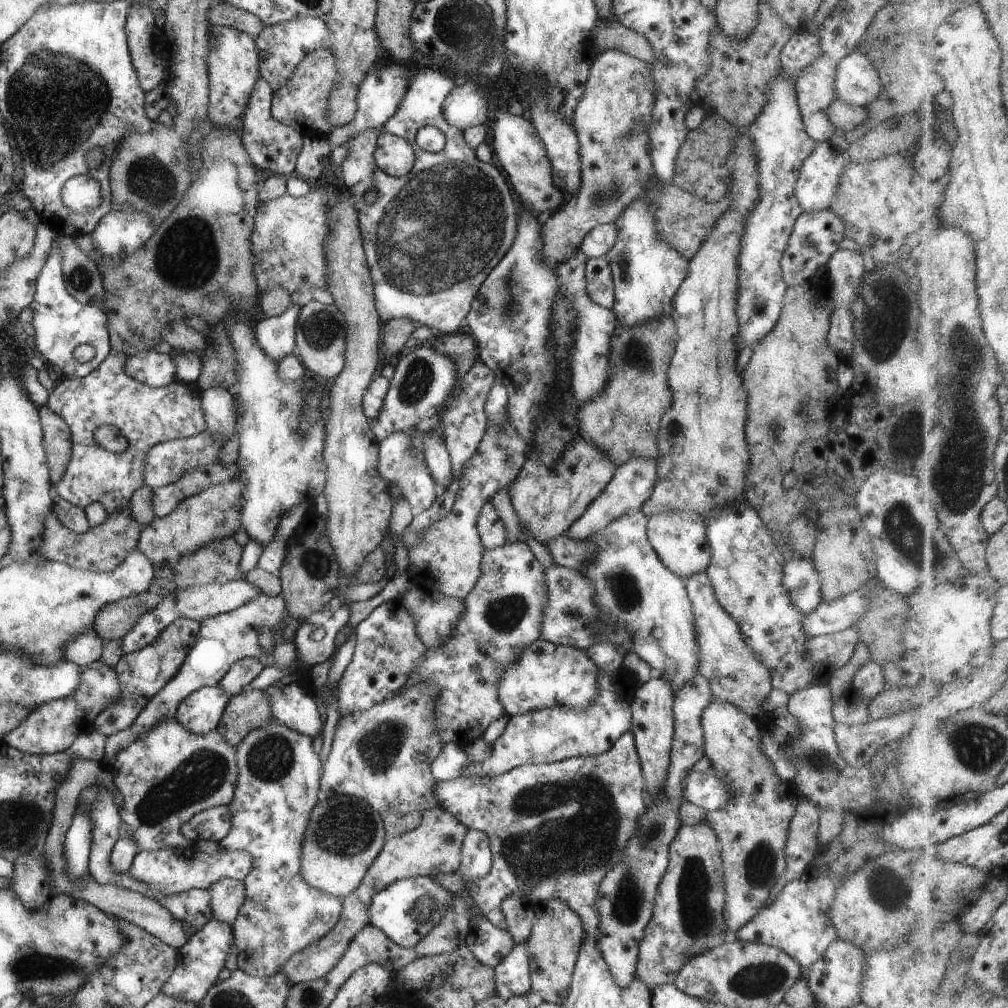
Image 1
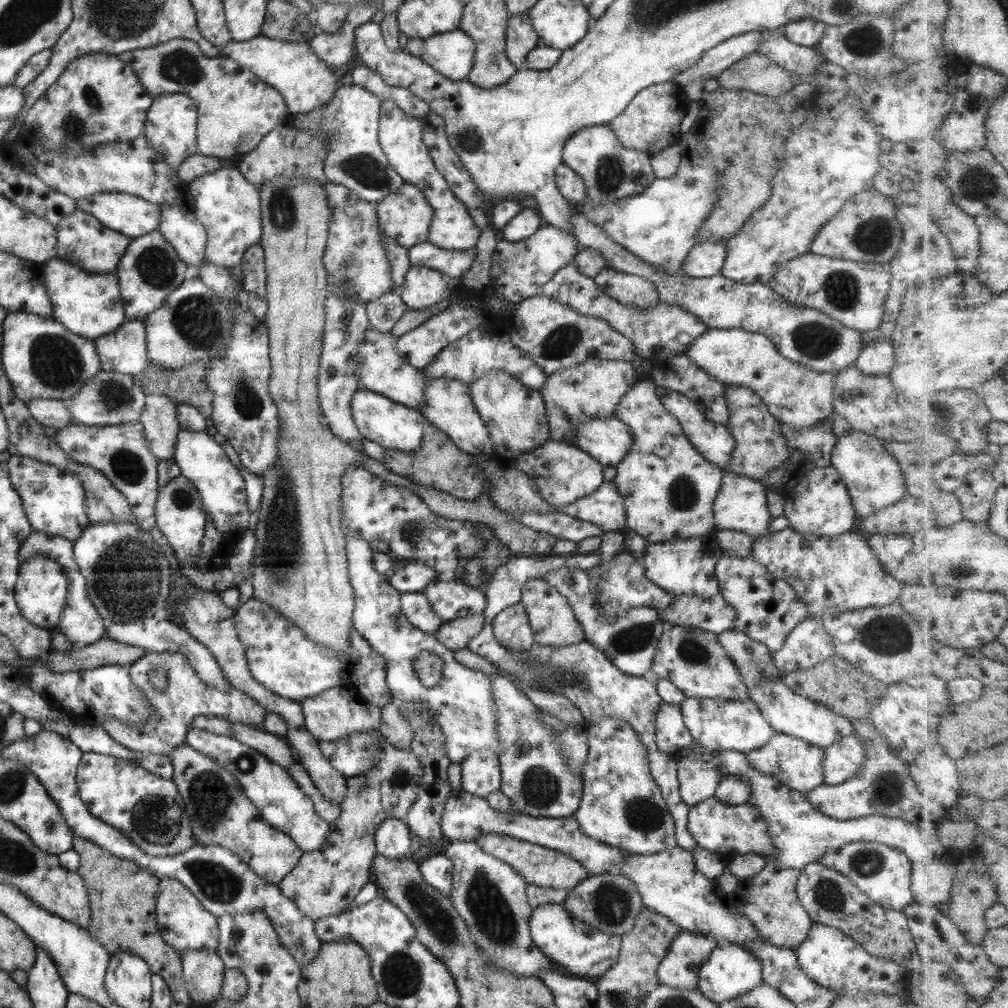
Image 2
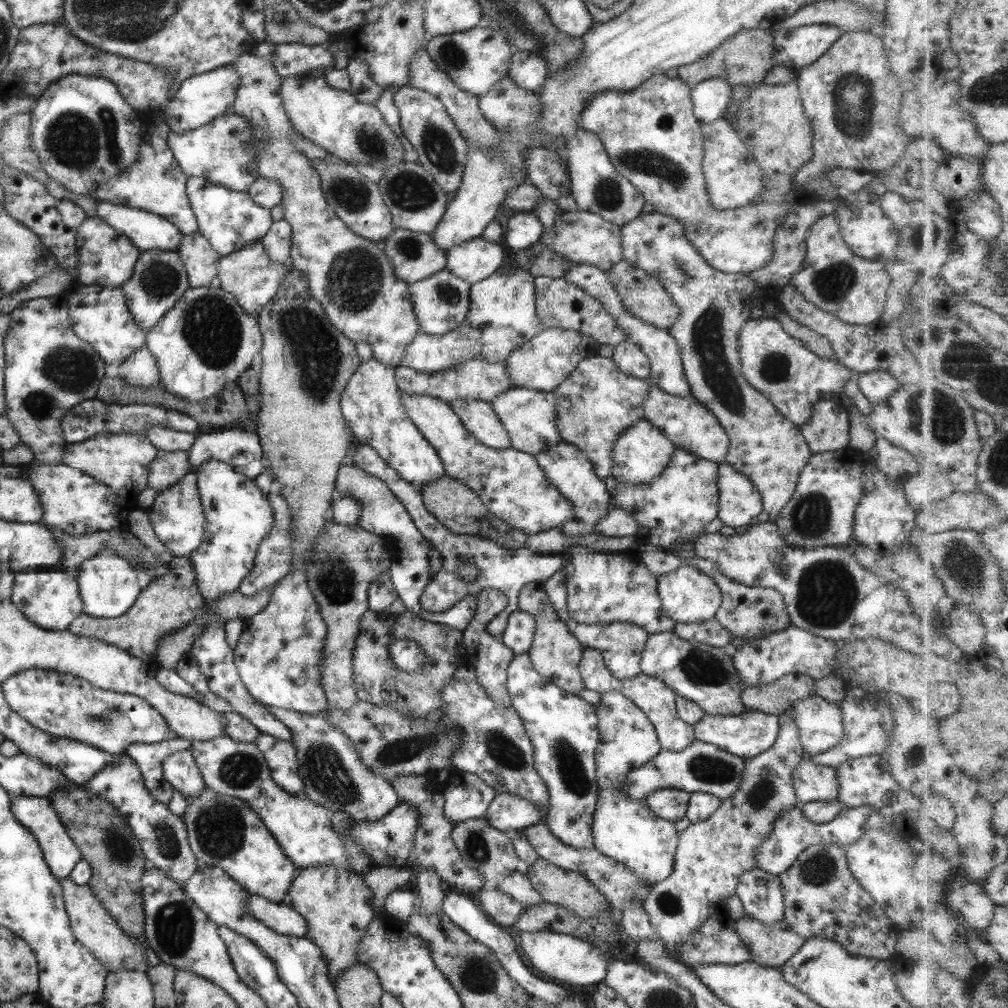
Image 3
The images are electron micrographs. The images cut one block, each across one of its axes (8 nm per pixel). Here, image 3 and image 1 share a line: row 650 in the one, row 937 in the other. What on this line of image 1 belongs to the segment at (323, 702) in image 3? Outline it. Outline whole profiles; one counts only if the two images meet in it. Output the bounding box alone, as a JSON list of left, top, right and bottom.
[217,719,342,977]

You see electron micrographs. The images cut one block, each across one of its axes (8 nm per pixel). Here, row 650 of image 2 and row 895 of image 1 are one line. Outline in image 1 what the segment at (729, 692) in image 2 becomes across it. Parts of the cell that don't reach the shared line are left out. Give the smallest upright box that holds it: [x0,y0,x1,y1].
[634,822,728,991]

